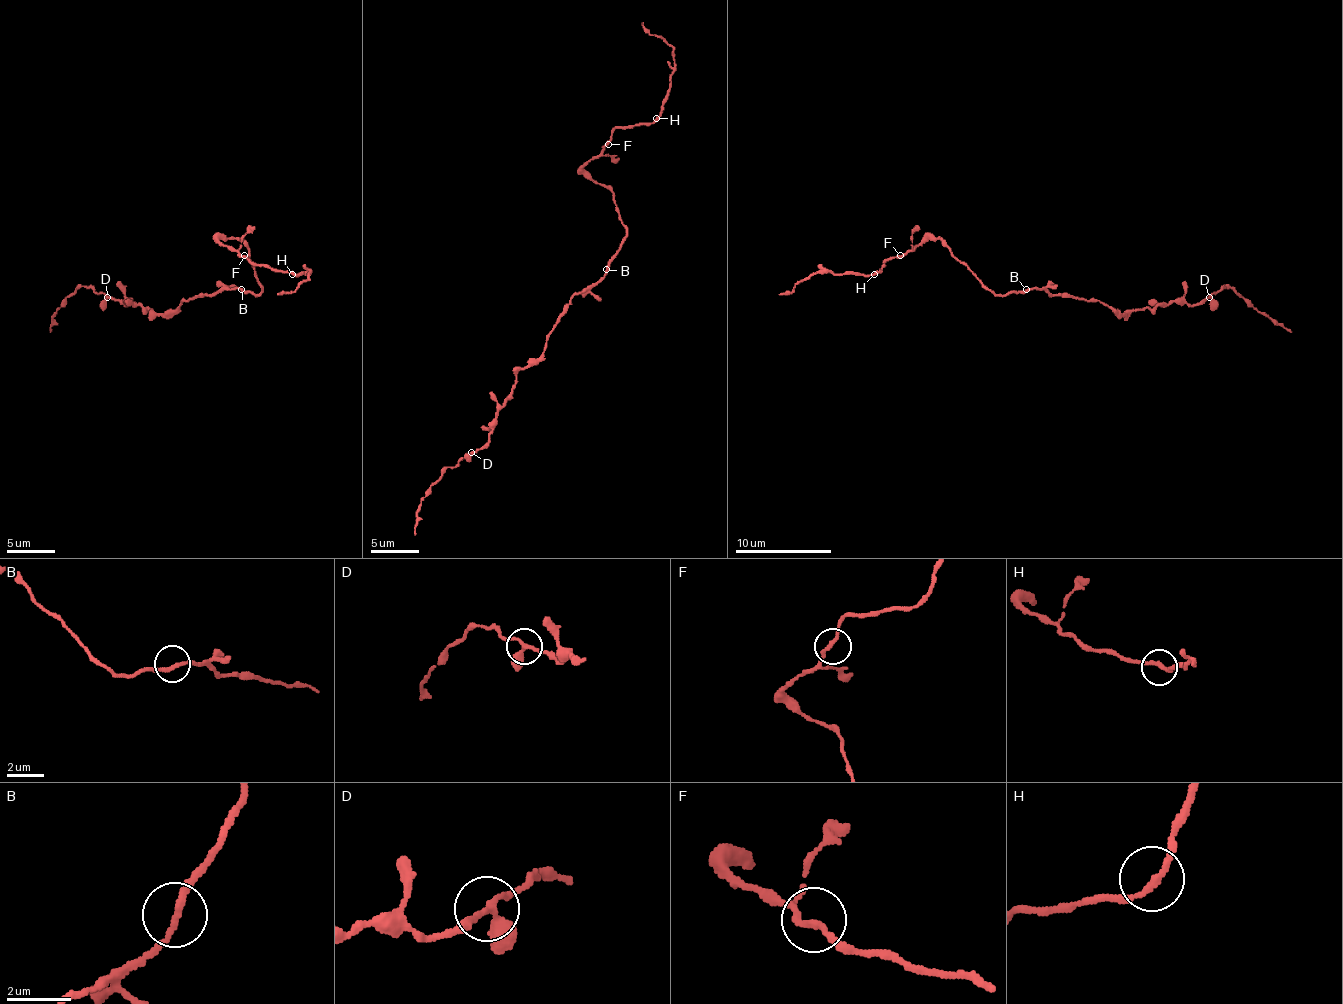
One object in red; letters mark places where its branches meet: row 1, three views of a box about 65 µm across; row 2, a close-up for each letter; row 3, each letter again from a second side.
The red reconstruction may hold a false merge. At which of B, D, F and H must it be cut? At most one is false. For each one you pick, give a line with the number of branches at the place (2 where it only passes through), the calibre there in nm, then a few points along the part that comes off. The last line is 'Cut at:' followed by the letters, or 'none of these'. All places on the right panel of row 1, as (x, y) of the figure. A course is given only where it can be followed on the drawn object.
Cut at: none of these

